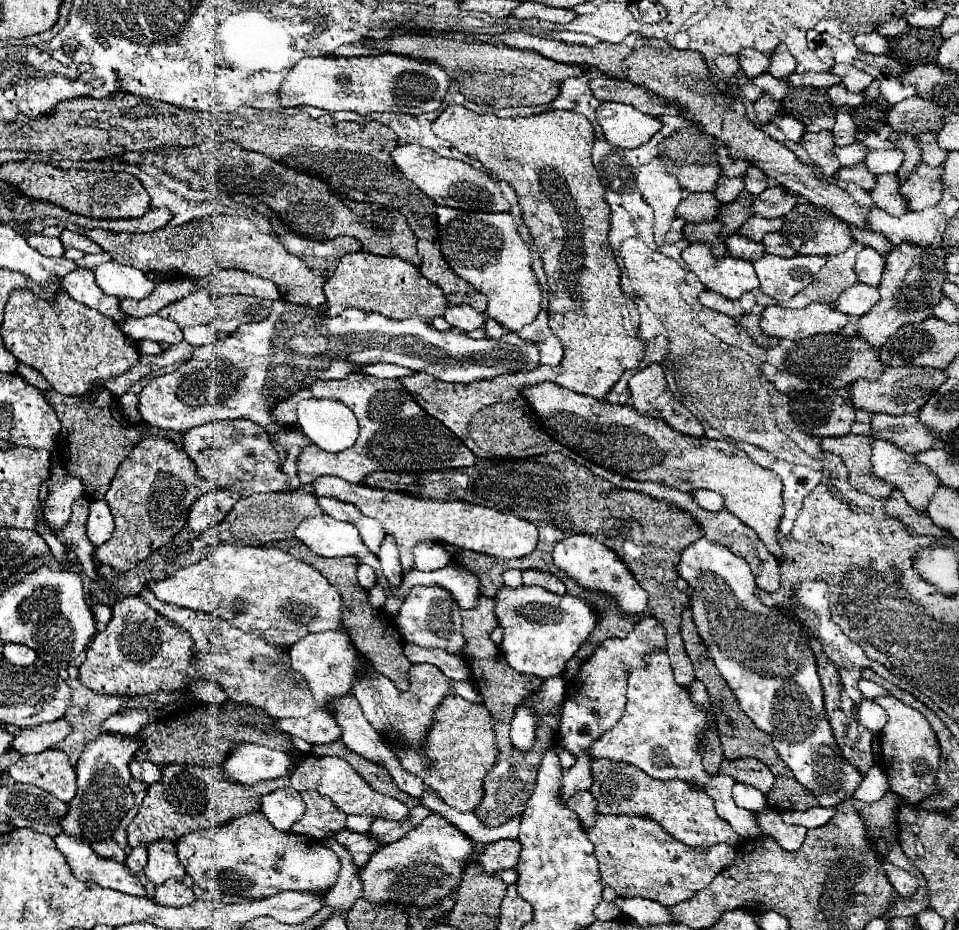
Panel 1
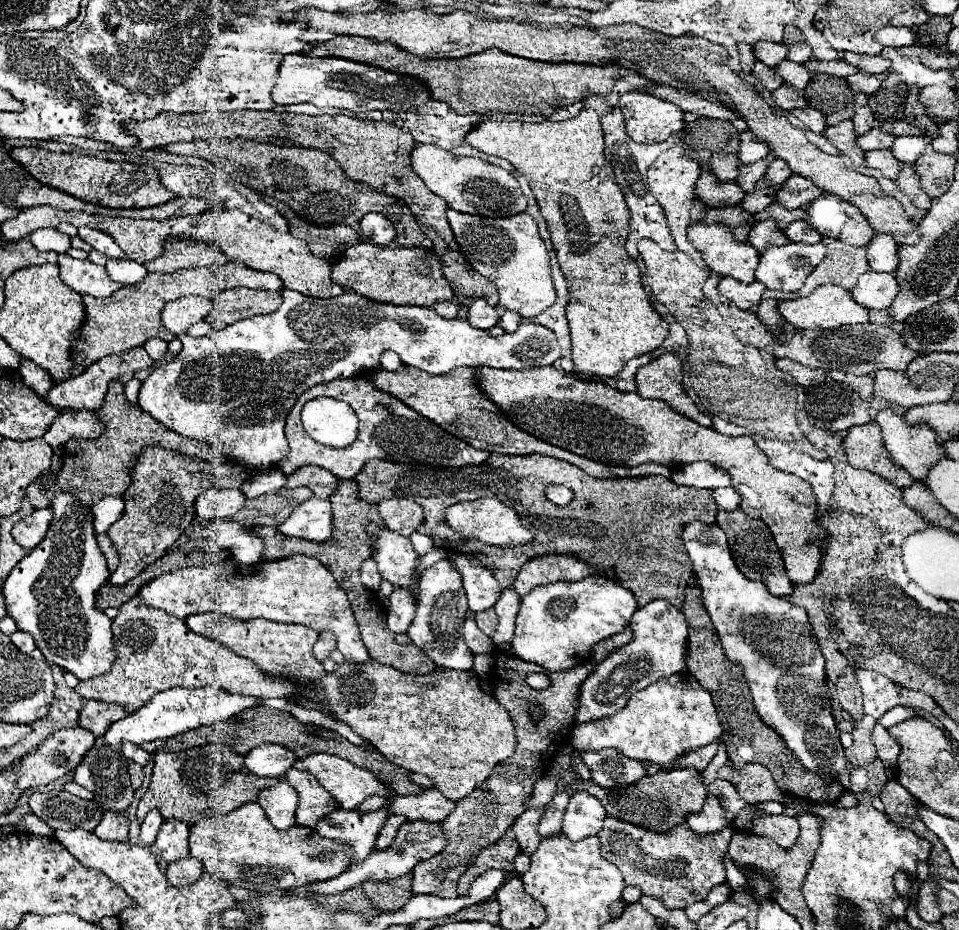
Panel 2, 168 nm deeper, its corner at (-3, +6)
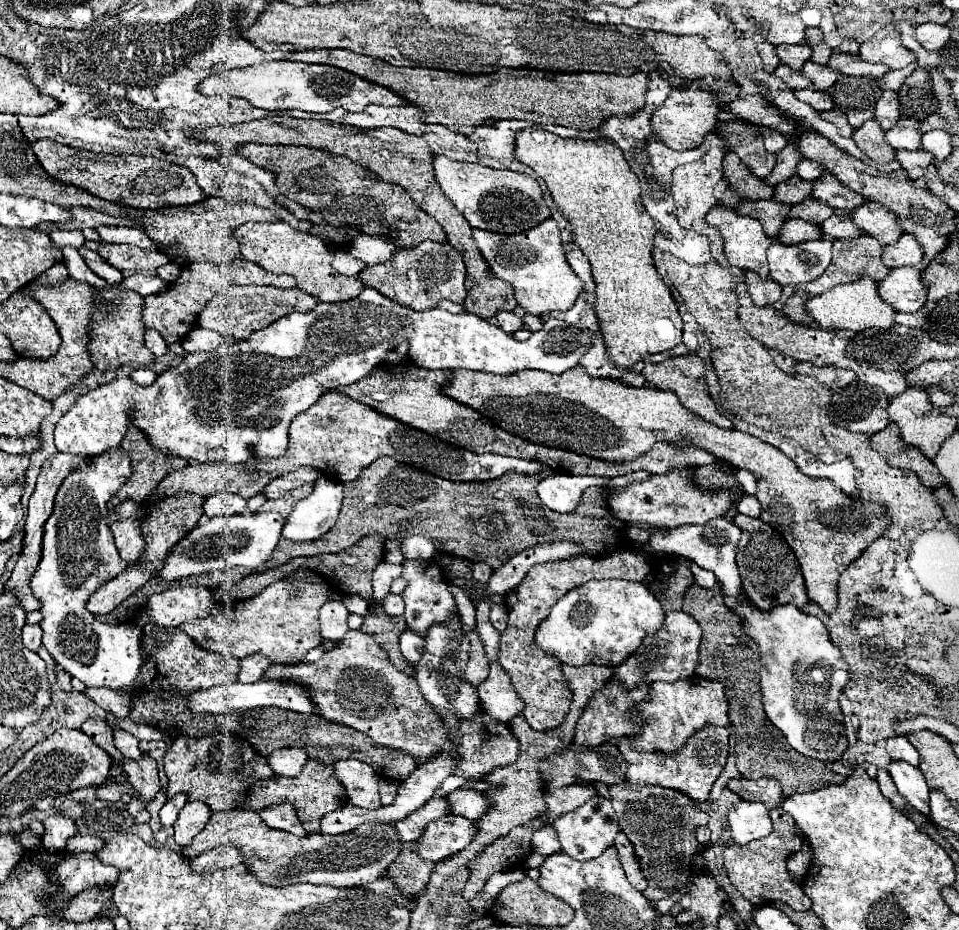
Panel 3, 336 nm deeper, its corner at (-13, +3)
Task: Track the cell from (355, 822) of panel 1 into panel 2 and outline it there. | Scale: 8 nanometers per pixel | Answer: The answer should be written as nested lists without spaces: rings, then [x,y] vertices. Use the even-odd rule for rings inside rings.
[[[372,796],[372,798],[368,798],[360,808],[358,808],[358,812],[362,812],[362,814],[368,814],[368,812],[378,812],[382,806],[386,804],[386,800],[380,800],[378,796]]]

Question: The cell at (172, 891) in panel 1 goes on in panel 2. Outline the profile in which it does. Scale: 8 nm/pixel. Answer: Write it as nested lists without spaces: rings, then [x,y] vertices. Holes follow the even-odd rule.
[[[188,858],[188,860],[180,860],[174,862],[172,866],[168,866],[166,878],[172,886],[188,886],[194,880],[198,880],[202,874],[202,864],[196,858]]]

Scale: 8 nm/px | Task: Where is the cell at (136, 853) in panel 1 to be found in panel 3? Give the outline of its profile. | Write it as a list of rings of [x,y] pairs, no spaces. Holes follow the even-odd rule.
[[[174,795],[174,799],[172,797],[168,799],[168,803],[160,811],[160,819],[162,819],[164,827],[172,827],[174,825],[174,821],[176,821],[180,809],[186,805],[186,801],[188,801],[186,795]]]

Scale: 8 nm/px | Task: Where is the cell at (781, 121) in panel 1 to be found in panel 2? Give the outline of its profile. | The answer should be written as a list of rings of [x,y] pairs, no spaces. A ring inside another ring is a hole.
[[[802,108],[802,110],[792,110],[790,112],[792,116],[796,116],[798,120],[802,120],[814,134],[822,134],[824,132],[824,128],[826,128],[826,120],[824,120],[824,116],[818,112],[818,110],[814,110],[814,108]]]

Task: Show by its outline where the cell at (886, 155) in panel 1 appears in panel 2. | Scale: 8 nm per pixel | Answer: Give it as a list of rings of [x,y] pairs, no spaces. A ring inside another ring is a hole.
[[[900,136],[894,140],[894,146],[890,148],[890,152],[894,154],[896,160],[906,162],[906,164],[914,164],[916,158],[930,146],[930,140],[924,136]]]

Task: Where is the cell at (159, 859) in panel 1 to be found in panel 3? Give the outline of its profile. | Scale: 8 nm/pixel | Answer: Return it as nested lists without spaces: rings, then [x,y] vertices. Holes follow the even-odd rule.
[[[202,801],[186,803],[174,823],[174,841],[180,847],[188,845],[194,839],[194,835],[198,835],[206,827],[210,815],[212,815],[212,811],[206,803],[202,803]]]

